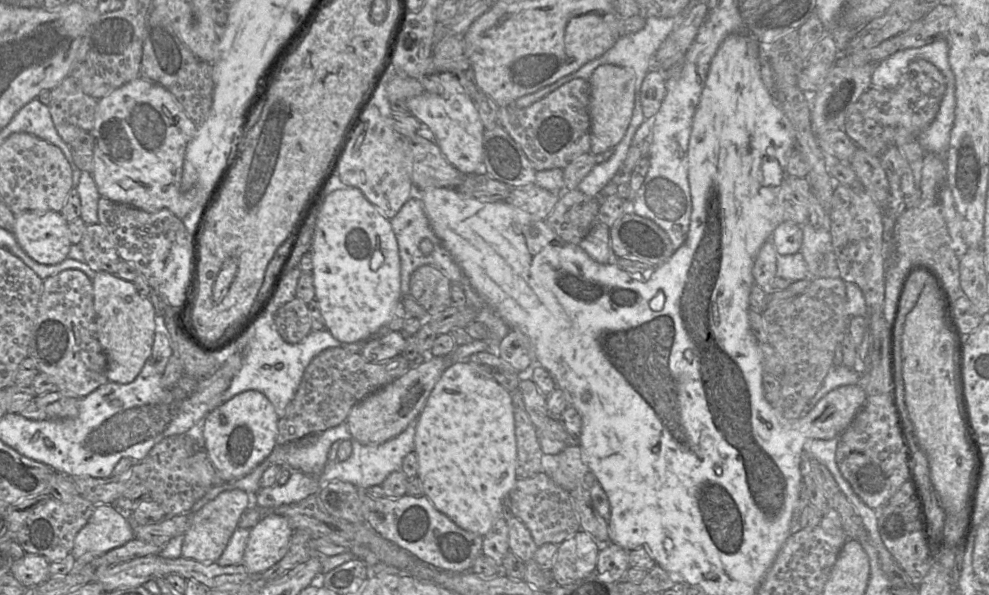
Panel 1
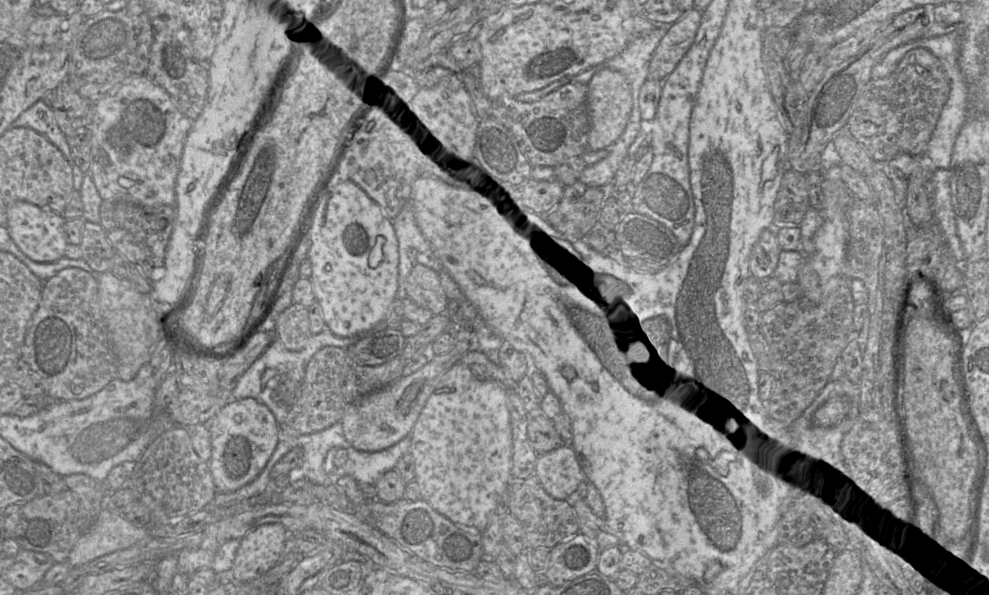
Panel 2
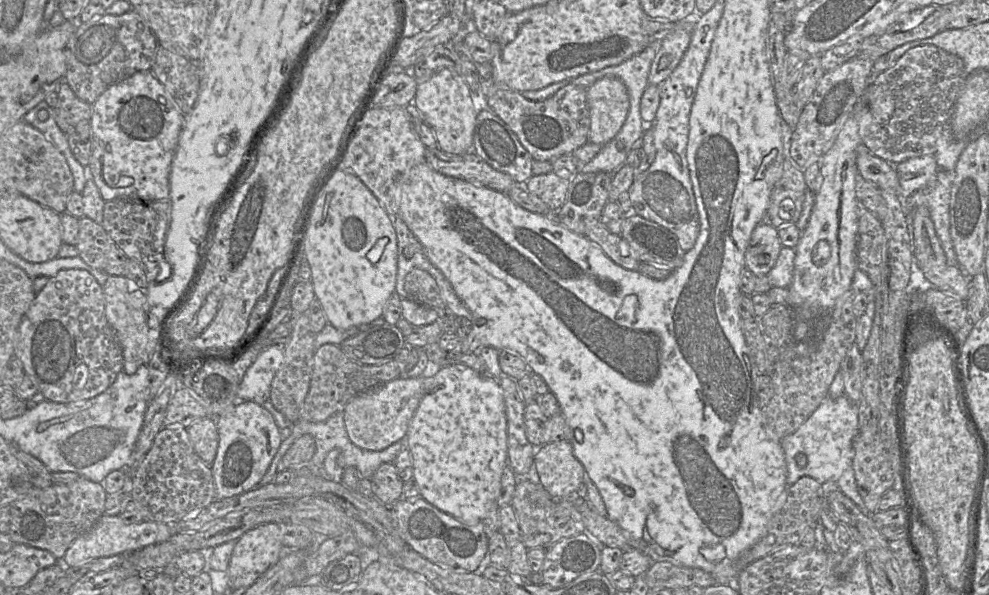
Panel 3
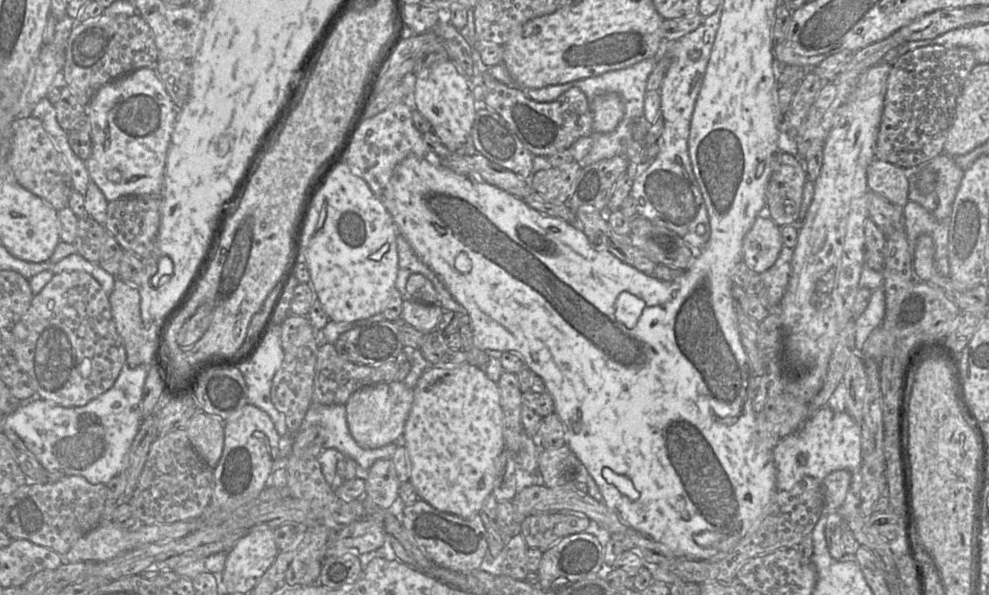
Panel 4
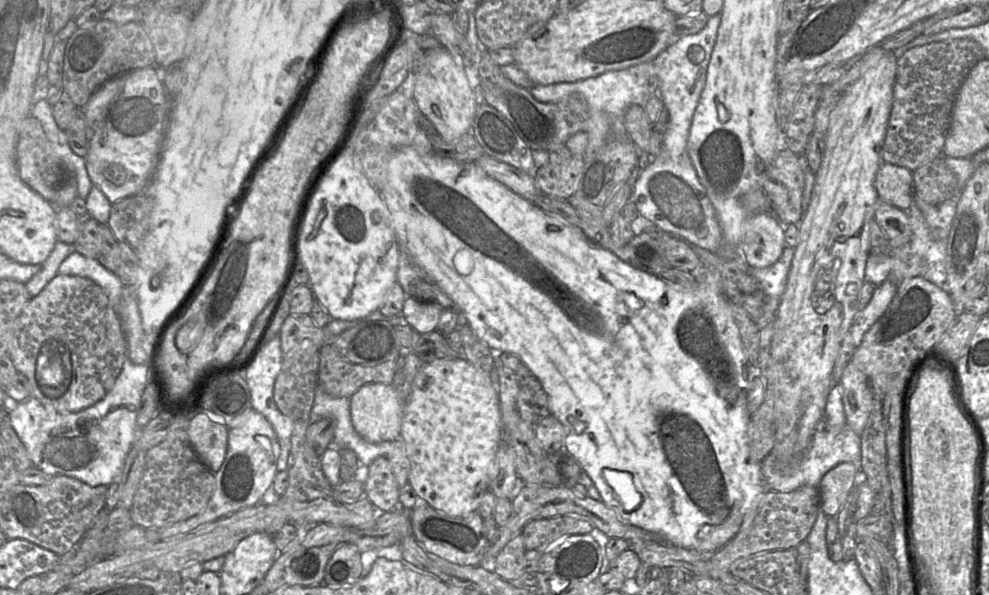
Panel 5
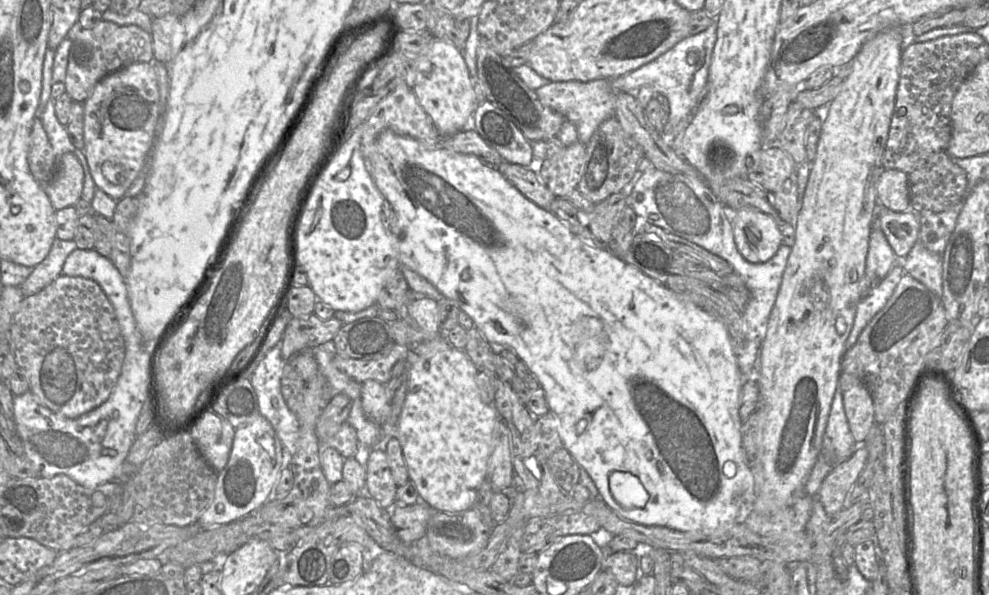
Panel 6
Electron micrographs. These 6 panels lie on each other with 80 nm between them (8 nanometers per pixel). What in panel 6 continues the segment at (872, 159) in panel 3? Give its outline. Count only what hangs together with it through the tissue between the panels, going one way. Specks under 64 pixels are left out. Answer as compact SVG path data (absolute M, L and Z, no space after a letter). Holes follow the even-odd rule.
M884 169L876 186L878 201L894 212L911 208L908 174L897 169Z

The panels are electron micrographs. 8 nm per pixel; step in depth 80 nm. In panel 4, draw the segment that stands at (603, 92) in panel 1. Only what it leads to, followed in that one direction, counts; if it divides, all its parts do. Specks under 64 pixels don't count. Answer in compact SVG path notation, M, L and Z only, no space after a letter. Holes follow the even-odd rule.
M613 92L595 96L589 105L593 116L592 130L595 133L615 130L624 116L623 101Z

